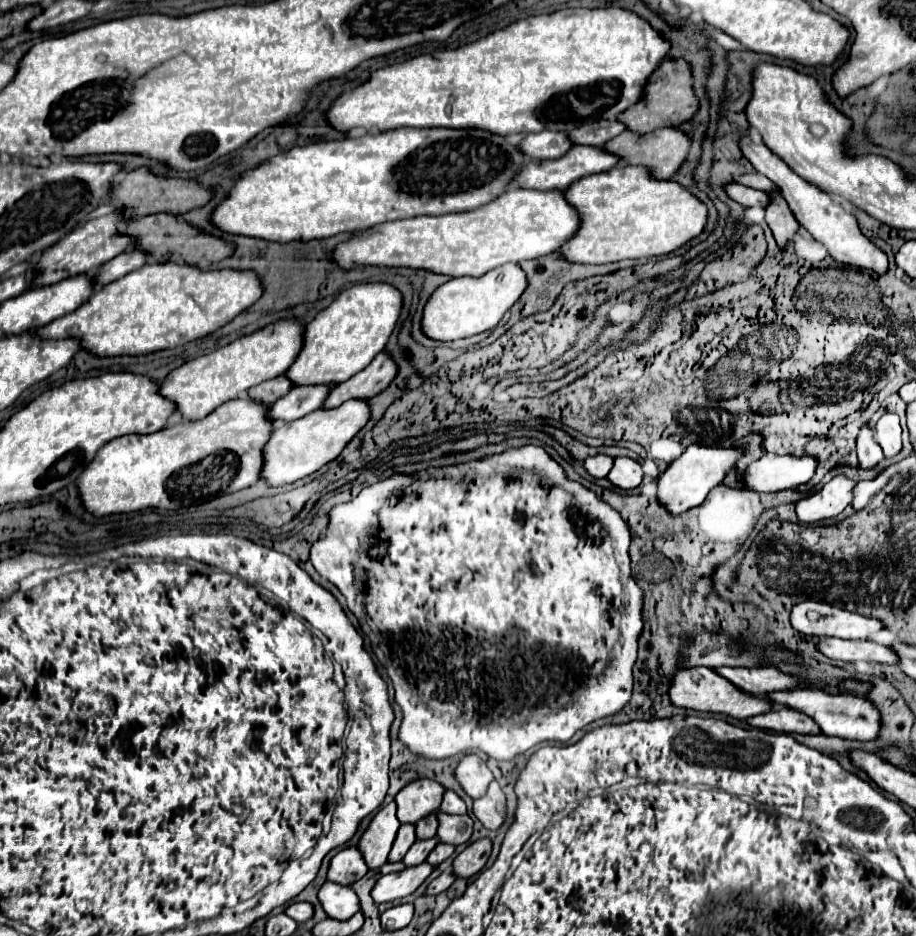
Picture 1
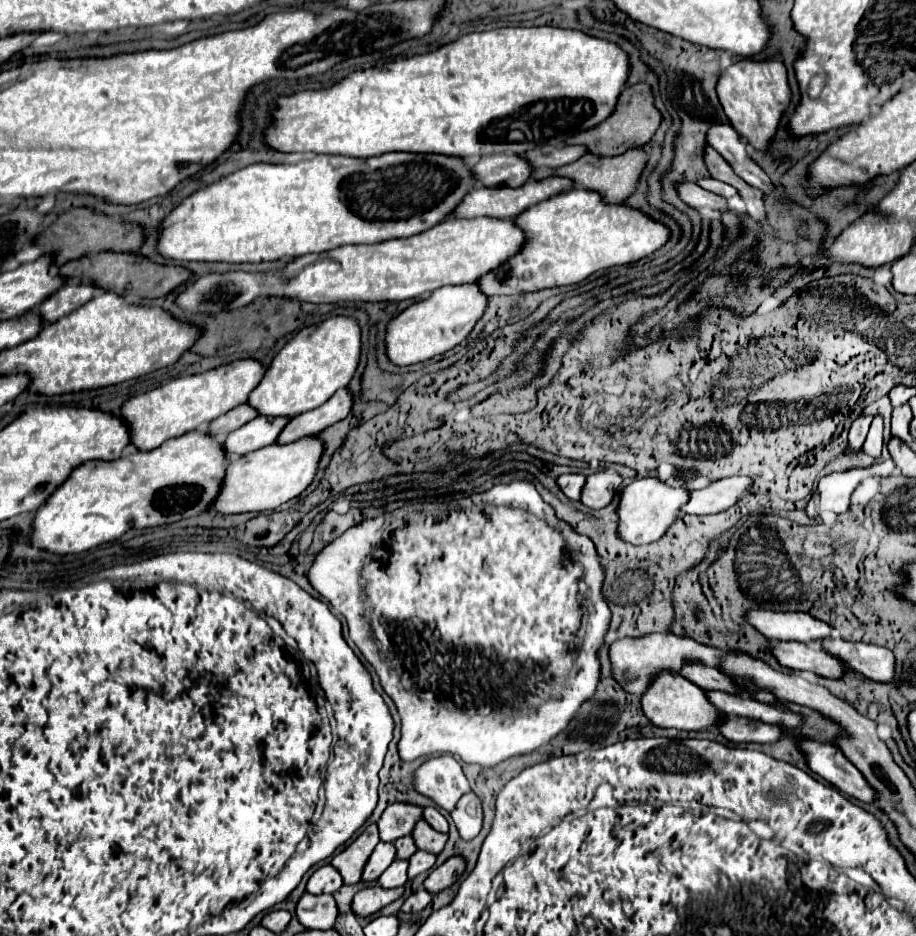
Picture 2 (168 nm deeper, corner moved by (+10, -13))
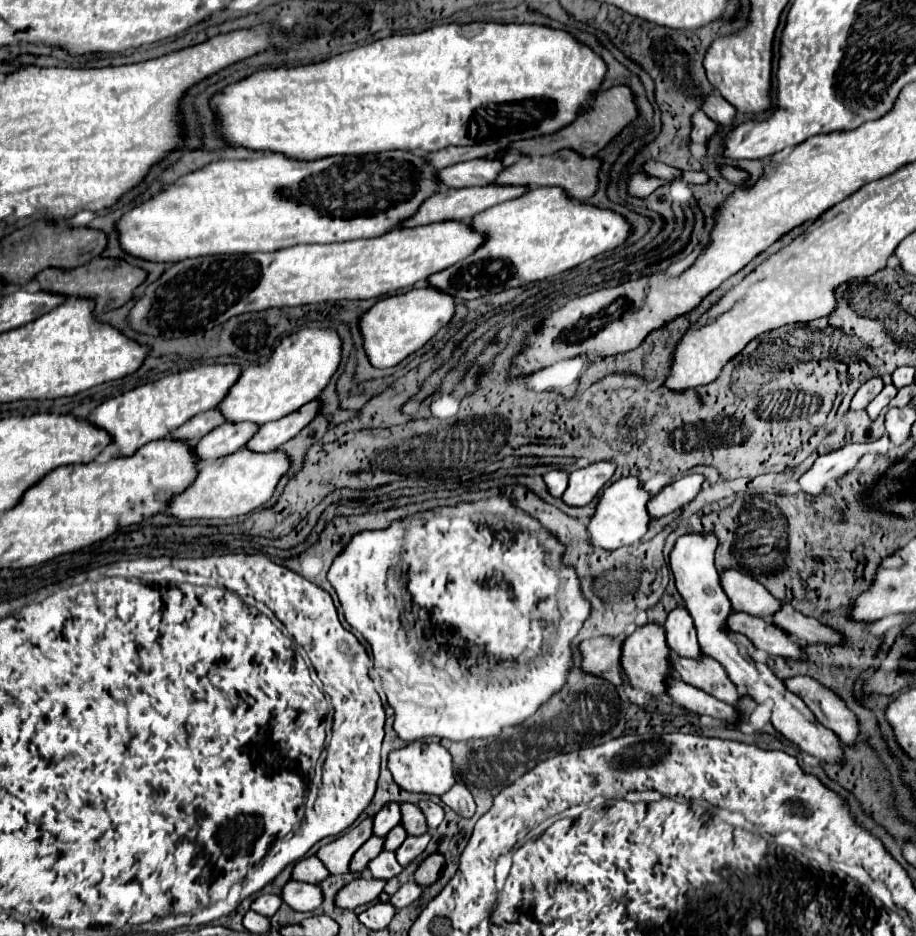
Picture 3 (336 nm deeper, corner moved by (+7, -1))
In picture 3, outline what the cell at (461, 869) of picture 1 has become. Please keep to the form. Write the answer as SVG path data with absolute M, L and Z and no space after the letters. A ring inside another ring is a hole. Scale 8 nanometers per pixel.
M431 854L431 856L425 858L425 860L421 862L421 866L415 870L415 874L413 874L415 882L417 882L419 886L431 886L431 884L439 878L443 864L445 864L445 858L443 858L441 854Z

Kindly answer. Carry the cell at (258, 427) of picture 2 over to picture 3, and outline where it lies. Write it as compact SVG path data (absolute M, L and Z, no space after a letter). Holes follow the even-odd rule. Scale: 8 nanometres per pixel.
M251 422L241 424L221 424L219 428L211 430L207 436L203 436L191 450L197 458L197 462L203 460L217 460L221 456L233 454L239 448L247 444L247 440L259 430L259 426Z

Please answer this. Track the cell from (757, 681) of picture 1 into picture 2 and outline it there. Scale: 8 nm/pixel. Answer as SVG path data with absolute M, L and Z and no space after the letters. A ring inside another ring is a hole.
M686 664L682 668L682 676L690 682L694 682L696 686L700 686L702 690L720 690L720 692L728 692L728 694L742 694L742 688L734 686L734 680L726 678L720 670L716 668L706 668L702 664Z

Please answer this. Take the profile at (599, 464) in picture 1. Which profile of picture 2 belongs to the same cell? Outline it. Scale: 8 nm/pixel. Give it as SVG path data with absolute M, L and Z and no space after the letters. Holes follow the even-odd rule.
M562 474L562 476L558 476L558 486L564 490L564 494L570 500L580 500L584 480L586 480L584 474Z

